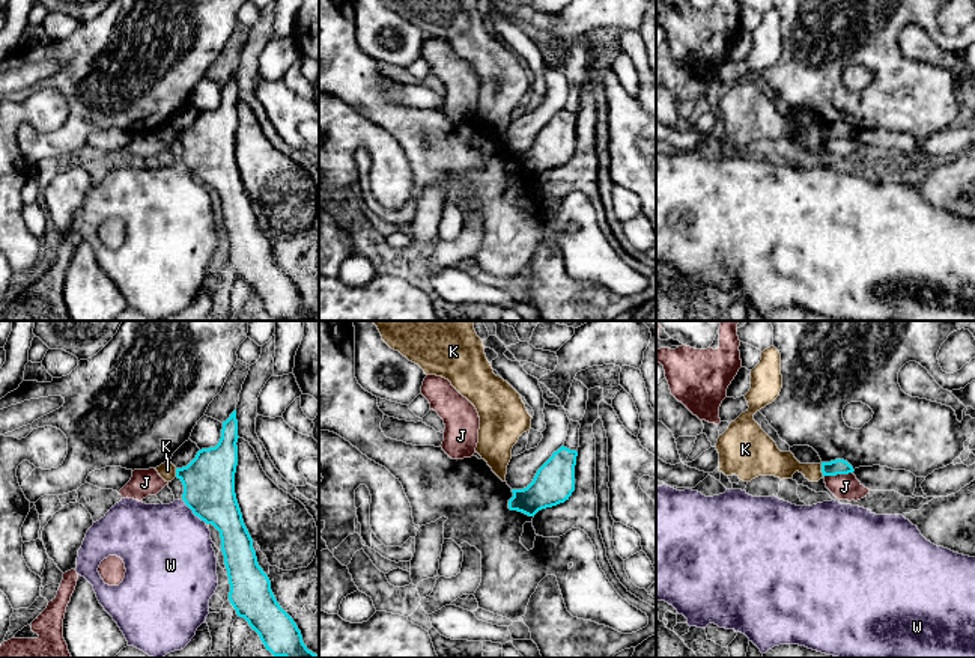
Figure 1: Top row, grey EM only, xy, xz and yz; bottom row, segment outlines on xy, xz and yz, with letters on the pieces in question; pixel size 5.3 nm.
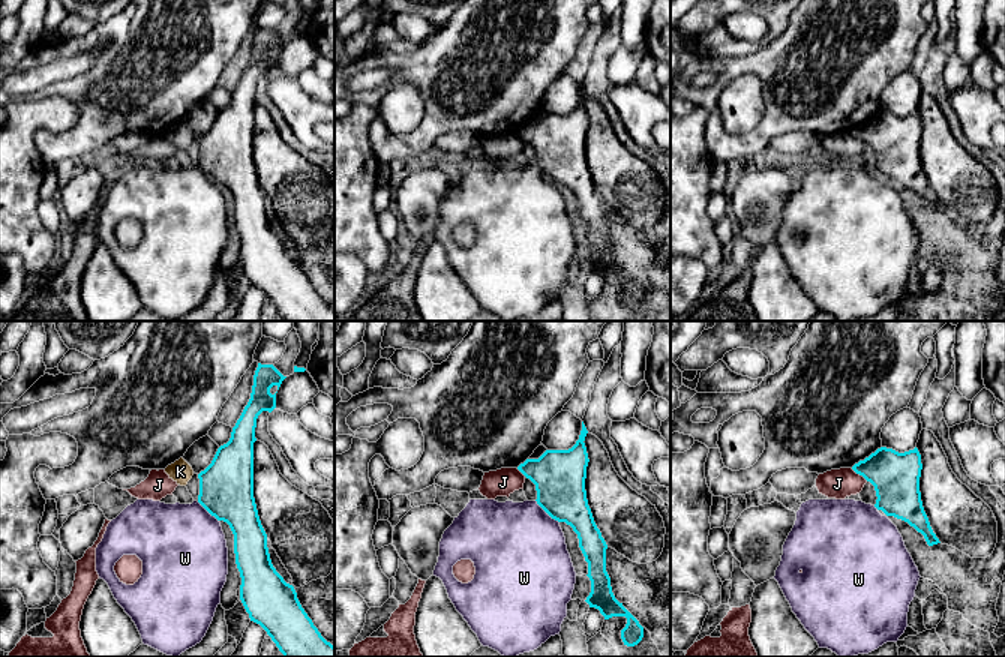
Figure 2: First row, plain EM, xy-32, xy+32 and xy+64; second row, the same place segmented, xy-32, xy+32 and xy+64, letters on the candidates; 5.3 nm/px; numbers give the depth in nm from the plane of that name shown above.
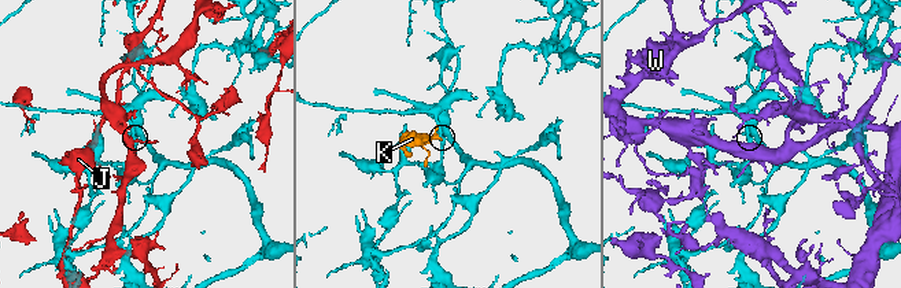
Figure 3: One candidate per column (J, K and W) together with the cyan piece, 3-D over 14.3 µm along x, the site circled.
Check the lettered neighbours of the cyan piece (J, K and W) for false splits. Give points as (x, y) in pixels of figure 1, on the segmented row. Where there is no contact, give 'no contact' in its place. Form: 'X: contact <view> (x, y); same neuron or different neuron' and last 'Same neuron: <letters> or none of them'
J: contact yz (837, 473); different neuron
K: contact yz (822, 470); different neuron
W: contact xy (193, 512); different neuron
Same neuron: none of them

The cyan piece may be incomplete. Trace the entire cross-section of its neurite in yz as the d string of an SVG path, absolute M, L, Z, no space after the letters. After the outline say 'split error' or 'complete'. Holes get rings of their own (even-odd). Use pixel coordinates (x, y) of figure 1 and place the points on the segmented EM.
M835 459L831 462L822 462L822 473L825 476L849 474L853 473L853 467L844 459Z; complete

